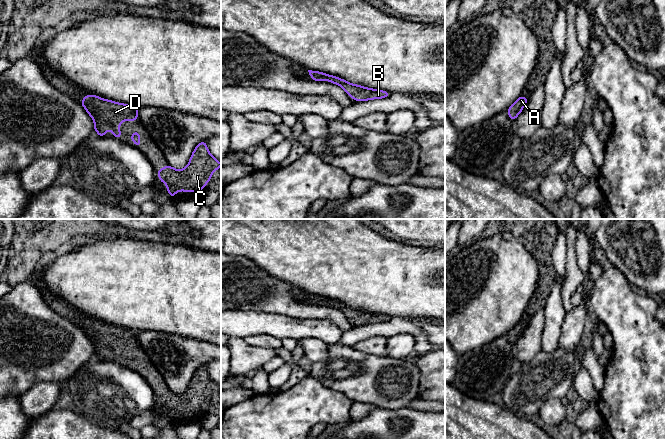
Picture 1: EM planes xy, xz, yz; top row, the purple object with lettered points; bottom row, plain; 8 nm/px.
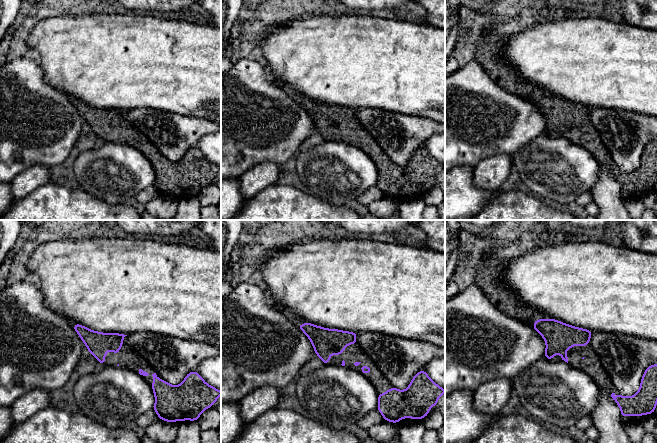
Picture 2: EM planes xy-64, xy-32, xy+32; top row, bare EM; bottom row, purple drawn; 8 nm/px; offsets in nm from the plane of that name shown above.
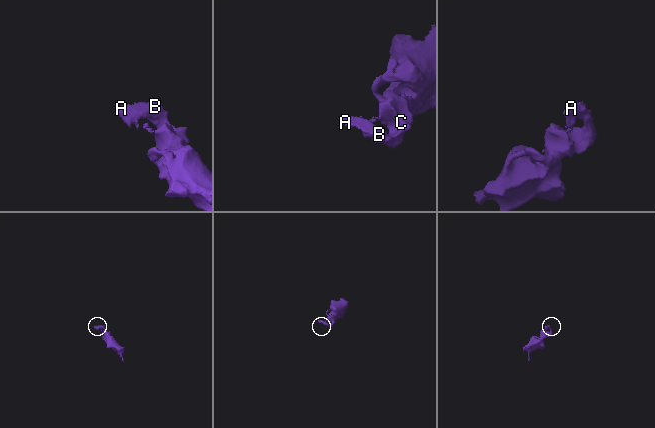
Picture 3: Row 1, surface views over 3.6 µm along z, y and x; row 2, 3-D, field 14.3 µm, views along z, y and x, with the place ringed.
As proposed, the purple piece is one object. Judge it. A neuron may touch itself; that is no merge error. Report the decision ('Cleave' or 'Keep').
Keep

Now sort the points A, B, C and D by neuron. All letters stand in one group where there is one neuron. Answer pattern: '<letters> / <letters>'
A B C D

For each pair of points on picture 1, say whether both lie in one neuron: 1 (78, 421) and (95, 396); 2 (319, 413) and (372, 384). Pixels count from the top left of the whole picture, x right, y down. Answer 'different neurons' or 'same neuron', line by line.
1: different neurons
2: different neurons

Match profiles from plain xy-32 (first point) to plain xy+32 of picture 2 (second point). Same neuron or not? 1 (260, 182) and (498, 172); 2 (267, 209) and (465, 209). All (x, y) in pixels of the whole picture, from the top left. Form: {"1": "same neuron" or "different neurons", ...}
{"1": "same neuron", "2": "different neurons"}

